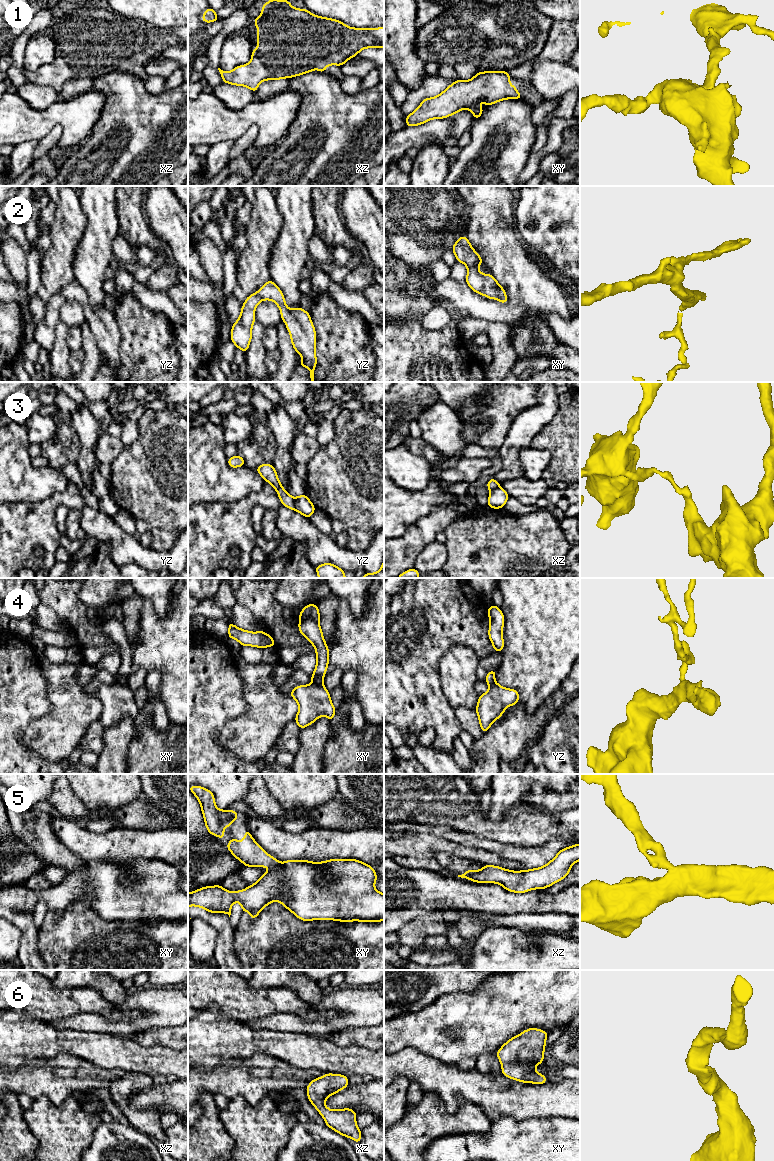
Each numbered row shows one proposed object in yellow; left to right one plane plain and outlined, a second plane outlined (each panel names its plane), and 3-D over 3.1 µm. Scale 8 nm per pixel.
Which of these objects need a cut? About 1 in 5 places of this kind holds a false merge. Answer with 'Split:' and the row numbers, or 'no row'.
Split: 3, 4, 5

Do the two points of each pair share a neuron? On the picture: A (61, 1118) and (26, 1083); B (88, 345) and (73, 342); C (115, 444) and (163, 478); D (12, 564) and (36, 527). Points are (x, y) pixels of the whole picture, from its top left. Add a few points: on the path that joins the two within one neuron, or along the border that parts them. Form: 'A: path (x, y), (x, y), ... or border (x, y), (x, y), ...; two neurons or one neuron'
A: border (33, 1099), (46, 1096), (56, 1105), (63, 1102); two neurons
B: border (79, 327), (81, 330), (82, 347); two neurons
C: border (124, 446), (123, 450), (111, 464); two neurons
D: path (12, 555), (12, 551), (27, 536); one neuron

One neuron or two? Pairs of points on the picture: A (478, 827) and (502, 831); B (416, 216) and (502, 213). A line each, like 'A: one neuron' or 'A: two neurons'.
A: one neuron
B: two neurons

